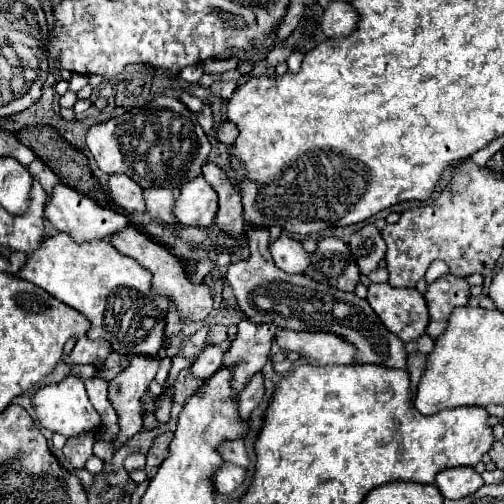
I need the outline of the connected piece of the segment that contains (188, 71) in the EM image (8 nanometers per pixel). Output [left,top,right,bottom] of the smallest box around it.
[180,64,202,84]

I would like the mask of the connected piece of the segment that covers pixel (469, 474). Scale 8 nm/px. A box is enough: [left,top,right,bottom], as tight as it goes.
[434,468,484,500]

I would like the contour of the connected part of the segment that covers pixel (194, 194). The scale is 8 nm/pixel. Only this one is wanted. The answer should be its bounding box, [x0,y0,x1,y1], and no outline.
[174,176,216,226]

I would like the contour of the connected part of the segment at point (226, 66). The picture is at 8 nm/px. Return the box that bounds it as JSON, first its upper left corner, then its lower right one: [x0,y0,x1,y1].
[204,56,238,76]

